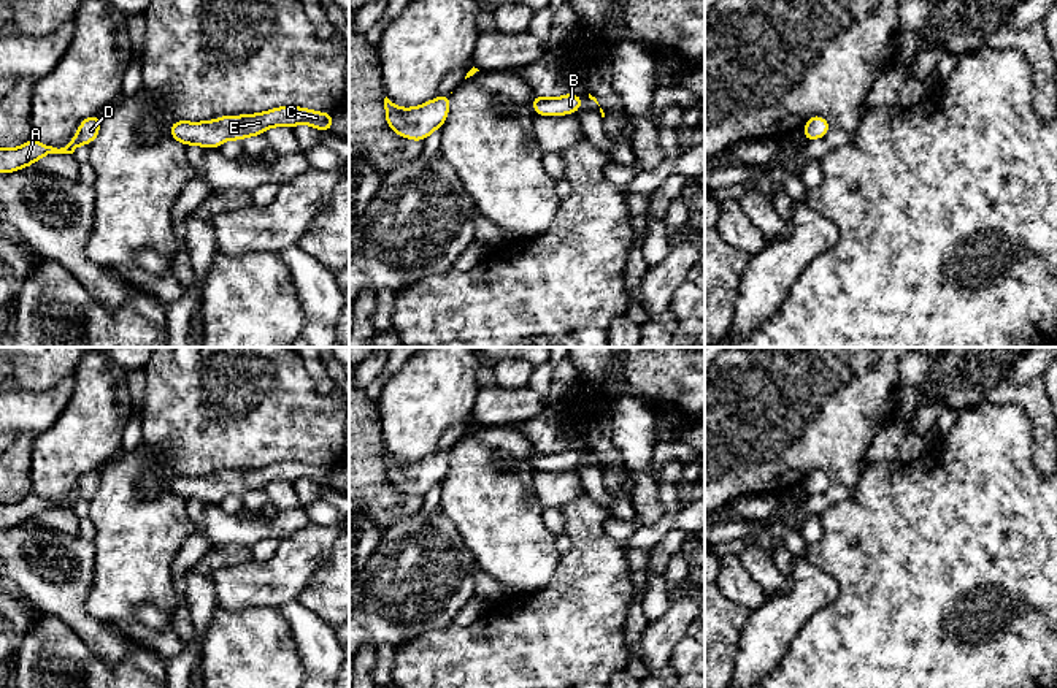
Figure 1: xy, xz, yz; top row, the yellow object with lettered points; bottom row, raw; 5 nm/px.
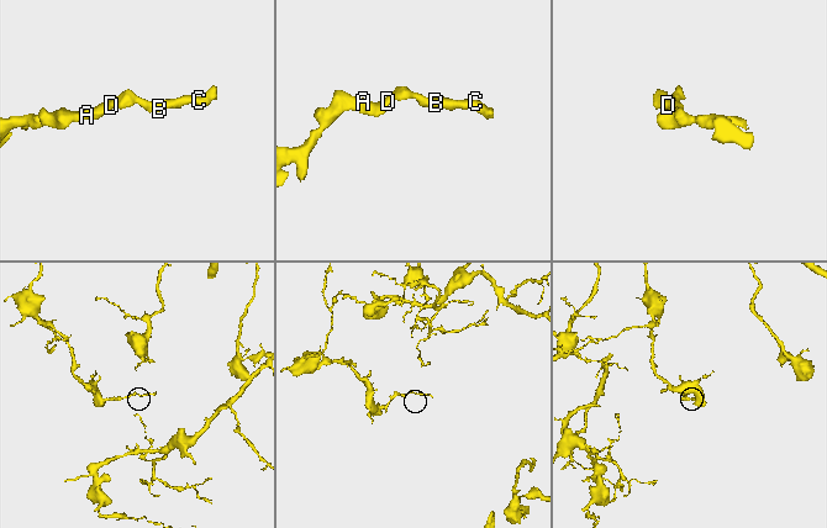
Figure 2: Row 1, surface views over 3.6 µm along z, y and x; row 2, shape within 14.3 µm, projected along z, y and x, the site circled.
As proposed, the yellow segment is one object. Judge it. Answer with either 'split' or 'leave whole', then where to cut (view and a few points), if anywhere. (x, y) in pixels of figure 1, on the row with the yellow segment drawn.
leave whole; no cut

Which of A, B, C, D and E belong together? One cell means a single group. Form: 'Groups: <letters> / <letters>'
Groups: A B C D E

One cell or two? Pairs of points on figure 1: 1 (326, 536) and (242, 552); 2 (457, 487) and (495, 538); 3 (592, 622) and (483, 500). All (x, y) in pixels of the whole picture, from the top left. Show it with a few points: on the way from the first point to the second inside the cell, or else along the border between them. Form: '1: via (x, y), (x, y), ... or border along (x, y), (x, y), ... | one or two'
1: border along (251, 560), (221, 566), (215, 573) | two
2: via (470, 500), (495, 525) | one
3: border along (561, 555), (554, 576), (545, 587), (519, 593) | two

